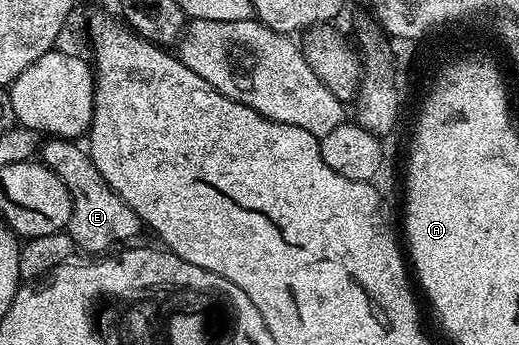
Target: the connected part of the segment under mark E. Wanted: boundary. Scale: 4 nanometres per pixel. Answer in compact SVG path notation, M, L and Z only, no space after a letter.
M53 137L44 140L41 145L42 164L56 173L65 183L71 196L71 223L69 232L80 250L88 249L91 255L99 255L102 249L115 245L118 241L127 241L141 230L139 216L115 194L113 187L97 171L90 152L83 149L74 140L66 137Z

